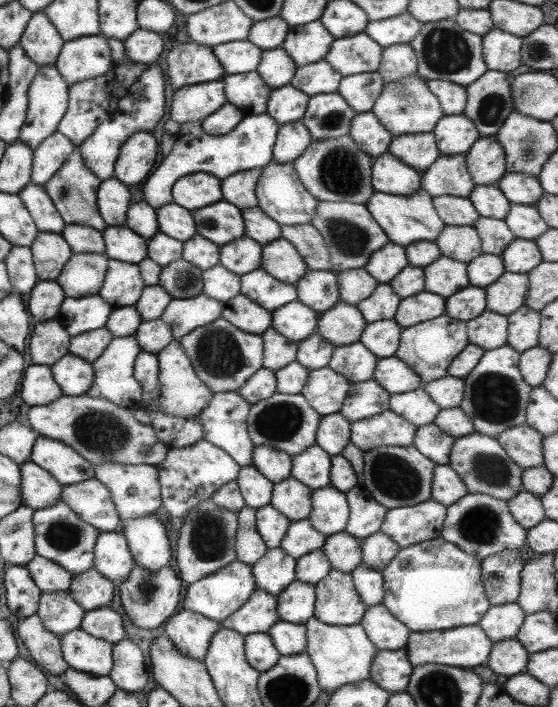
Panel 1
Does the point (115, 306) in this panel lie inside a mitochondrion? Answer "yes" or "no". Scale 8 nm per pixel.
no

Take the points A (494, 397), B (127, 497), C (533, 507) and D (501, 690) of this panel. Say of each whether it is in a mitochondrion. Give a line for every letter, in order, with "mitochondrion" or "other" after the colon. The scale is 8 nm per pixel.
A: mitochondrion
B: other
C: other
D: other

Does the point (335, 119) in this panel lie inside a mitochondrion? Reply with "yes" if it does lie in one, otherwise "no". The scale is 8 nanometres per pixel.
yes

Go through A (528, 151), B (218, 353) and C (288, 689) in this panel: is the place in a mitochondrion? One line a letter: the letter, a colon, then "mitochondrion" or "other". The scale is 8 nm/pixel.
A: mitochondrion
B: mitochondrion
C: mitochondrion

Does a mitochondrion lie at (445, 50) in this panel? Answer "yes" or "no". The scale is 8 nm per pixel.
yes

